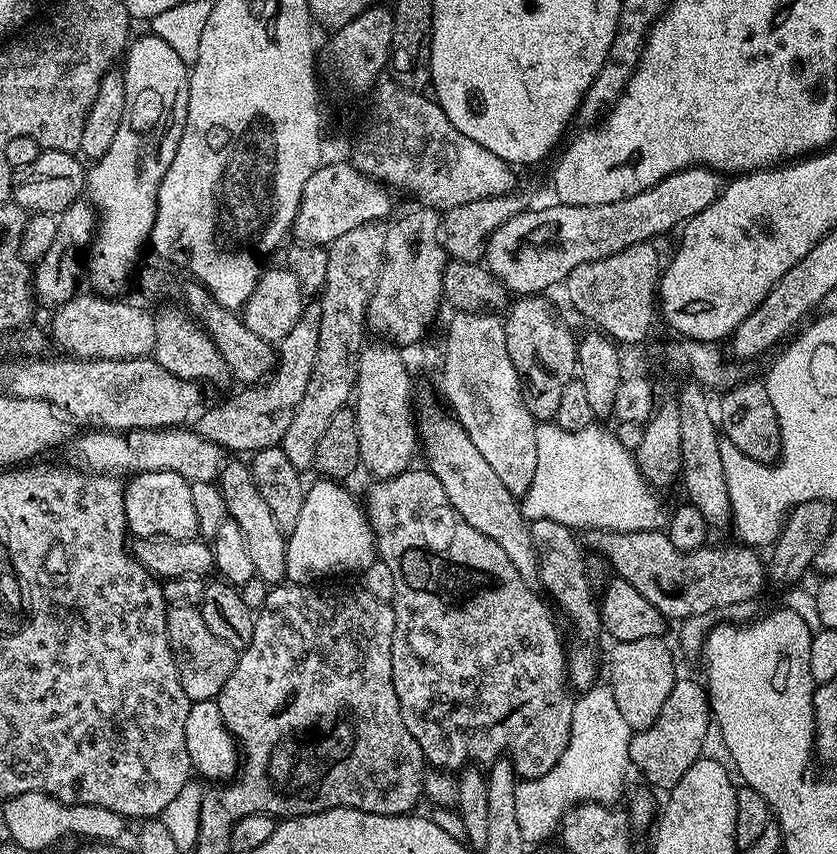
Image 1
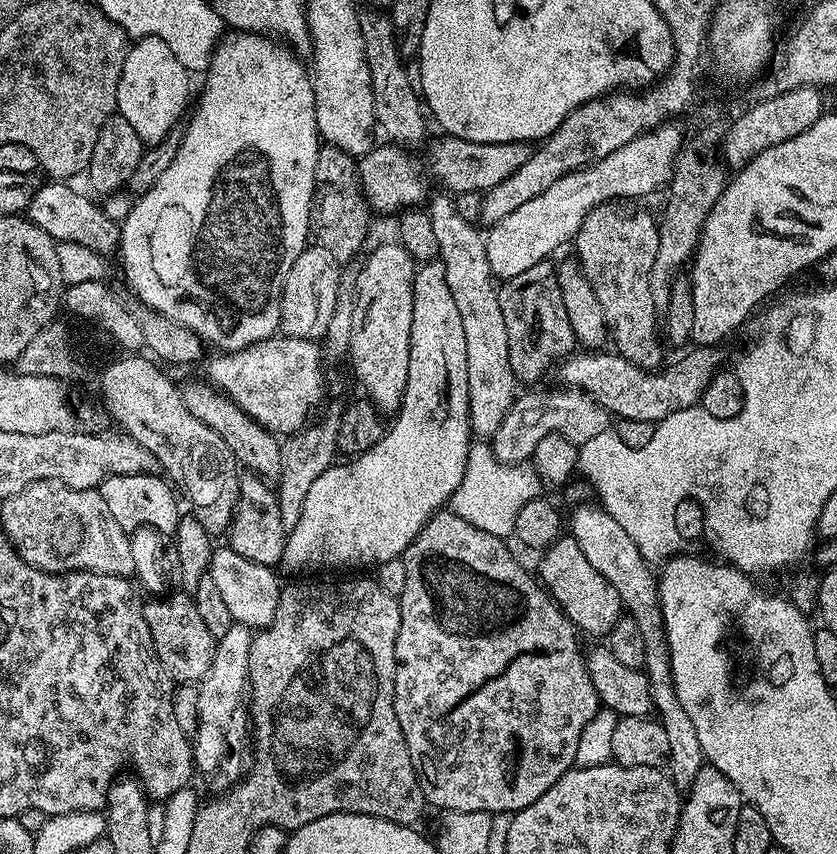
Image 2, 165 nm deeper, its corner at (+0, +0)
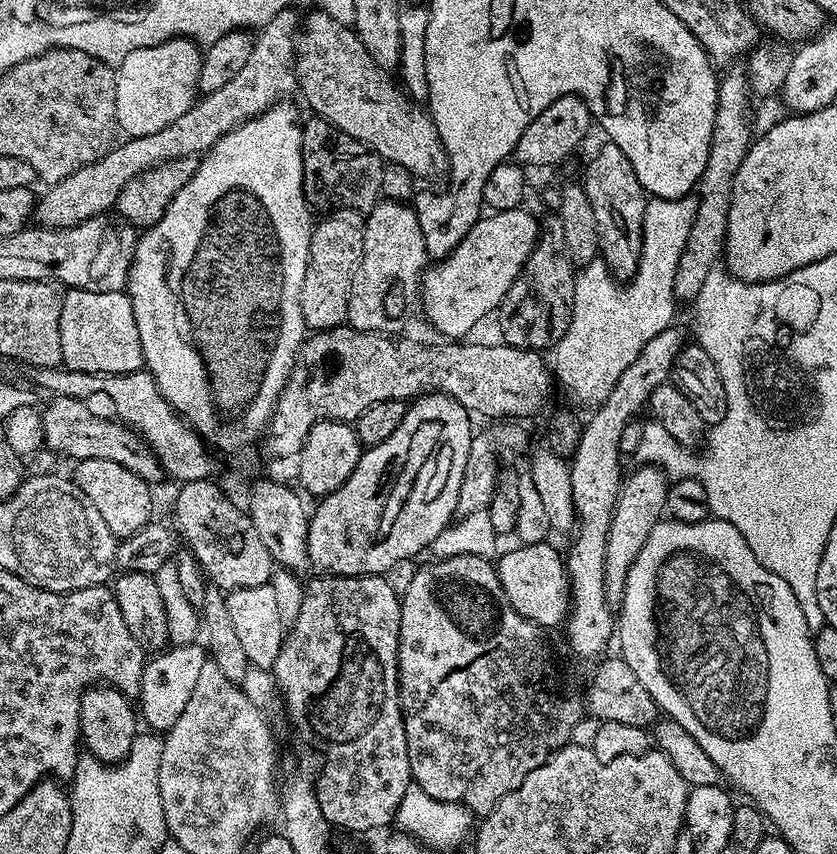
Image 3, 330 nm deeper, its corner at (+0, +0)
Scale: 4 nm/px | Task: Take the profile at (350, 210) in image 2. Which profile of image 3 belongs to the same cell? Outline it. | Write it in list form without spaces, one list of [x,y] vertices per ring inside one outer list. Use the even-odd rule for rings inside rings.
[[[305,119],[302,127],[304,198],[313,209],[347,210],[367,214],[381,199],[380,187],[385,161],[377,152],[338,130],[329,120]]]

